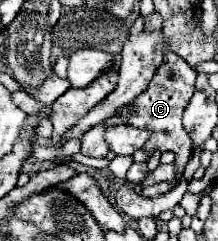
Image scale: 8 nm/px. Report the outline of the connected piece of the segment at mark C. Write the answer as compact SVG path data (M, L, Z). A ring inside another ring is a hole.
M165 50L165 62L161 64L161 68L155 72L153 80L149 82L149 88L135 100L135 116L129 120L131 126L141 126L141 128L149 128L151 130L151 138L147 140L145 148L151 152L155 148L159 148L161 152L165 150L171 150L175 154L175 181L174 182L162 182L142 190L142 195L145 197L154 197L157 194L163 194L163 192L169 192L179 182L184 174L185 166L191 158L191 138L187 136L187 132L183 130L183 124L181 124L181 116L183 116L183 110L185 106L189 104L191 100L191 92L193 92L193 84L195 84L195 78L197 78L197 72L183 60L179 58L177 54L173 54L171 50Z

